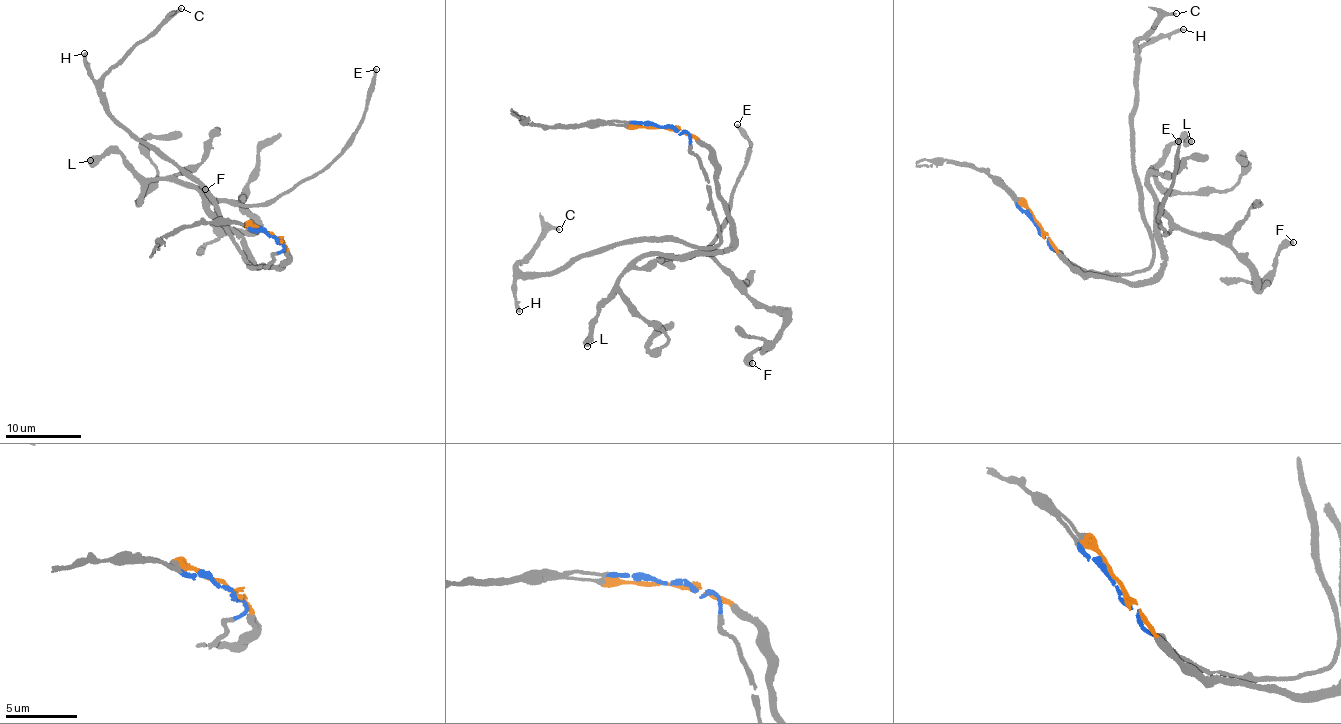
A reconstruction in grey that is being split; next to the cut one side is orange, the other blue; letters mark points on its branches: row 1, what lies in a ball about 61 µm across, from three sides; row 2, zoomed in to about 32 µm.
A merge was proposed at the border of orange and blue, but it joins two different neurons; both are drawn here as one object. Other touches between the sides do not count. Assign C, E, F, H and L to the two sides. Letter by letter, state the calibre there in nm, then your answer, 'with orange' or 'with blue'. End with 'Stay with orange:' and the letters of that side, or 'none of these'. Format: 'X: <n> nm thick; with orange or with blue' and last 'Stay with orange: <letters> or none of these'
C: 200 nm thick; with blue
E: 240 nm thick; with orange
F: 600 nm thick; with orange
H: 320 nm thick; with blue
L: 700 nm thick; with orange
Stay with orange: E, F, L

